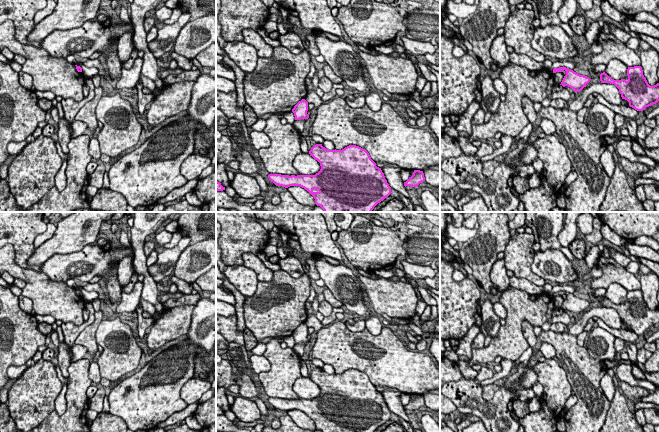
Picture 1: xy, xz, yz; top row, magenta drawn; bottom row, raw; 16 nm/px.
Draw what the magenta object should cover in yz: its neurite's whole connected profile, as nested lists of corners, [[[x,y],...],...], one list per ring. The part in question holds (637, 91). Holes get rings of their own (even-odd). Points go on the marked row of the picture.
[[[641,66],[628,67],[628,80],[614,80],[605,72],[600,74],[601,83],[614,84],[621,94],[622,99],[629,102],[629,106],[637,111],[656,104],[659,100],[659,83],[650,86],[643,75]]]

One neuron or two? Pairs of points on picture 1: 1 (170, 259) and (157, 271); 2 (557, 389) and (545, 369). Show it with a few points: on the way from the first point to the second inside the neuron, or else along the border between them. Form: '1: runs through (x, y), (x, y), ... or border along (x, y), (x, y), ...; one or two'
1: runs through (167, 262), (160, 269); one
2: runs through (556, 384), (550, 374); one

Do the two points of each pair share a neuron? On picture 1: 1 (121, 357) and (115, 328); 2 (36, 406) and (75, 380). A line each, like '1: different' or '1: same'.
1: same
2: different

